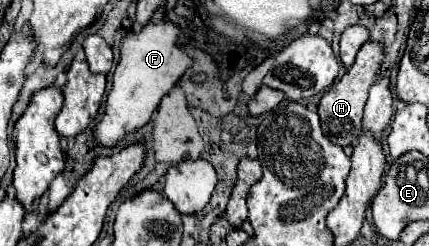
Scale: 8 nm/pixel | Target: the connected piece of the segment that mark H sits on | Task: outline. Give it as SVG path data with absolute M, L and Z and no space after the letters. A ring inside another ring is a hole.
M367 41L363 43L363 47L357 53L355 63L347 69L347 73L335 83L331 85L325 95L319 101L319 117L321 117L321 127L323 133L337 145L345 147L345 145L355 145L359 135L363 133L361 127L361 119L363 119L363 107L367 103L367 95L371 89L371 83L375 83L375 75L379 75L381 63L385 57L385 47L379 41Z

